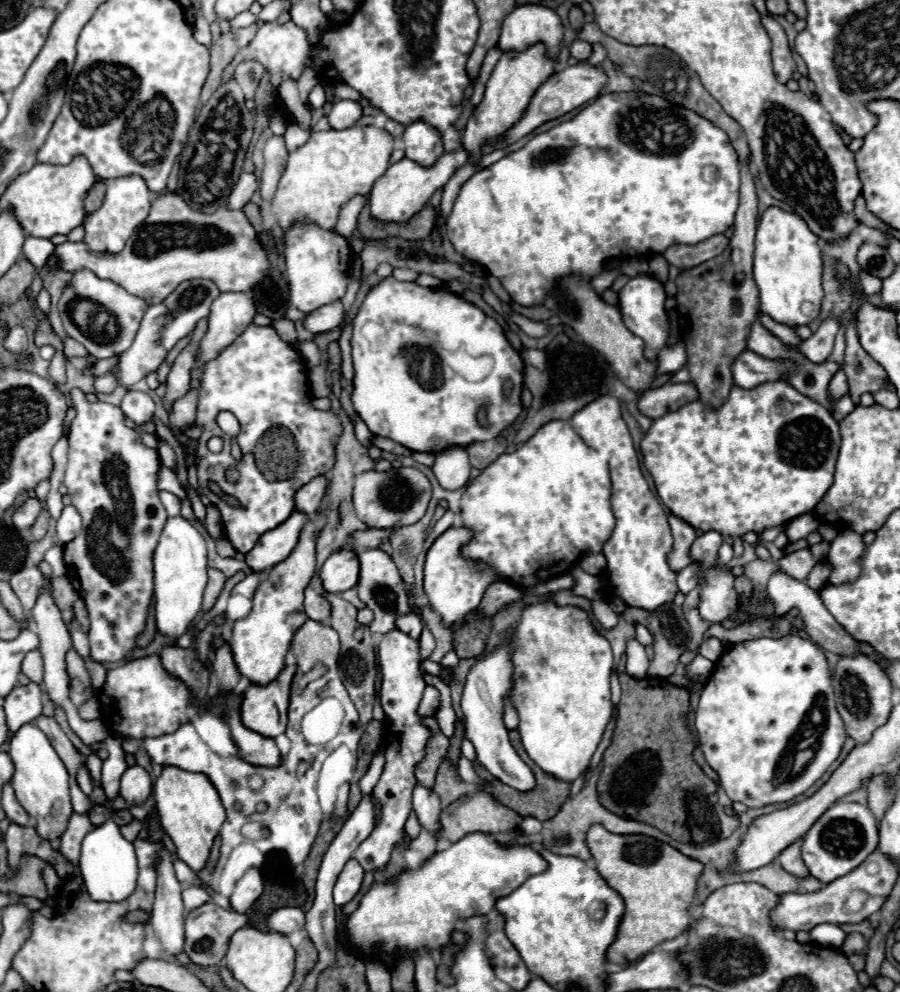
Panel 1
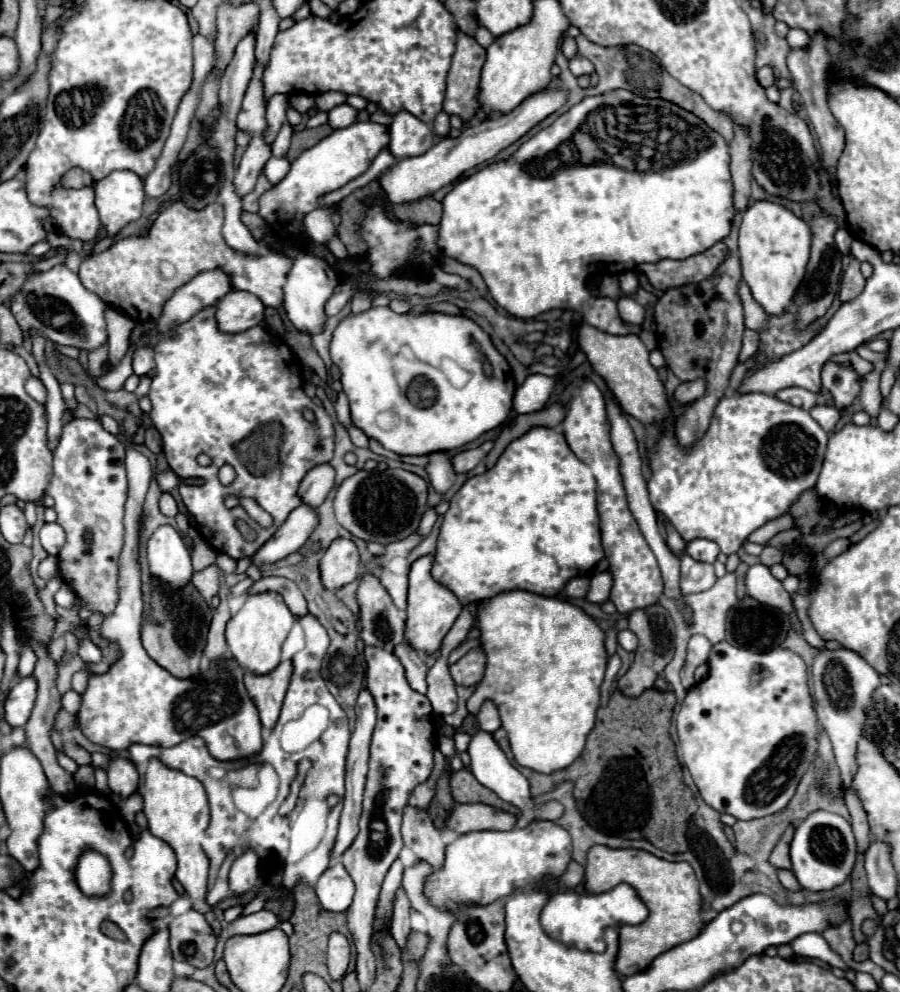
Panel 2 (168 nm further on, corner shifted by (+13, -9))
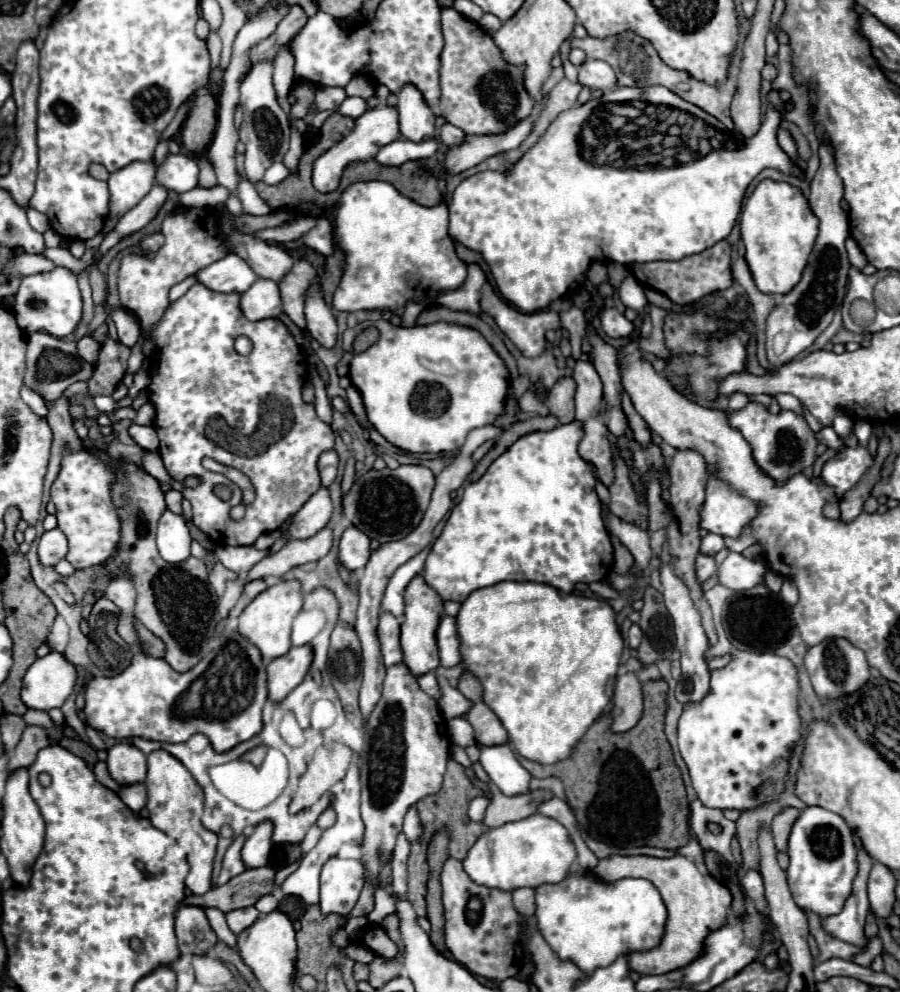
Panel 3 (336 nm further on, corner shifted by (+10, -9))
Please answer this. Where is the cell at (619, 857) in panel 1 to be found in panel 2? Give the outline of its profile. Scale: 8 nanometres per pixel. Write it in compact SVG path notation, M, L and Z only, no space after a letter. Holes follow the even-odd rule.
M593 846L585 866L585 888L591 894L611 890L613 886L627 882L631 884L649 908L649 918L639 926L619 928L619 954L615 968L623 976L643 972L659 954L695 938L703 924L703 900L699 882L693 868L687 862L667 862L645 850L613 850L607 846Z

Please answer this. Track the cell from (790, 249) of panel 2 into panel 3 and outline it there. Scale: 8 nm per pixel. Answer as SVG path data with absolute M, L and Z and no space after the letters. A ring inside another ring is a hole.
M762 180L746 200L740 216L742 242L746 246L746 264L754 276L754 284L764 294L788 294L802 278L804 266L818 236L818 220L810 212L808 200L790 184Z

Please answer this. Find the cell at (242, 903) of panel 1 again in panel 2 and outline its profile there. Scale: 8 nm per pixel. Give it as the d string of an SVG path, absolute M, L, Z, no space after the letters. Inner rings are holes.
M247 848L245 852L241 852L235 858L231 872L229 872L229 886L235 896L245 894L257 882L257 878L259 878L257 866L259 866L259 856L253 848Z

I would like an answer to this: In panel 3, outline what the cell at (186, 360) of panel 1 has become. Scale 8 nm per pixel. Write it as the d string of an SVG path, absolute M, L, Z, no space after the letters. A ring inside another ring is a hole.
M194 284L180 300L176 300L156 326L156 352L150 368L152 382L148 386L148 398L156 408L154 430L160 438L160 456L164 466L178 482L188 476L200 478L200 484L196 488L186 488L184 496L192 504L192 522L216 546L252 546L260 534L282 528L320 488L316 468L318 456L334 448L334 432L330 424L318 418L314 404L304 404L302 400L302 386L306 382L308 368L298 344L276 318L260 322L246 320L242 312L238 312L238 296L240 294L210 292L202 284ZM240 334L248 336L254 344L248 356L240 356L234 350L234 338ZM200 456L210 456L220 464L238 468L254 484L256 500L246 506L246 514L240 522L234 522L228 516L228 510L242 502L242 492L232 480L206 470L200 464ZM216 484L228 486L232 490L232 498L220 500L214 494Z

